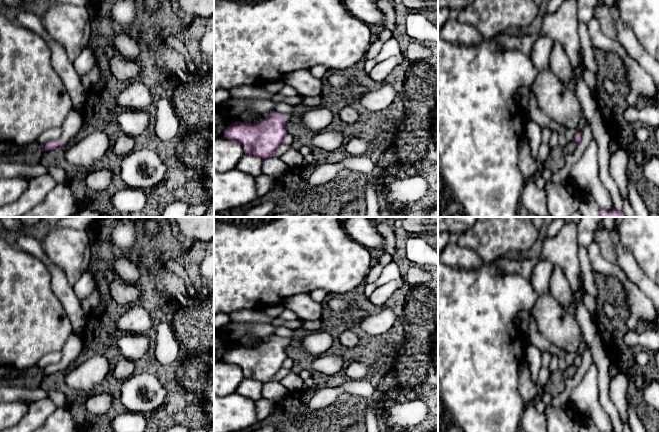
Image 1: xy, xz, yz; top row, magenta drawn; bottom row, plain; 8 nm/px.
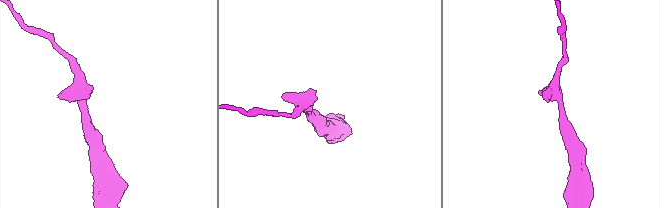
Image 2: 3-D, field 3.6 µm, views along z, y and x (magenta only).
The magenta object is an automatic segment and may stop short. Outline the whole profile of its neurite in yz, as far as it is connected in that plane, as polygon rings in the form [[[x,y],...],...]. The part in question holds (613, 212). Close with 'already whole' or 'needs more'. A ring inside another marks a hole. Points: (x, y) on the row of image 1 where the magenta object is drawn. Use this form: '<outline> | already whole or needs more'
[[[614,207],[610,210],[600,209],[600,217],[626,217],[622,211]]] | already whole

